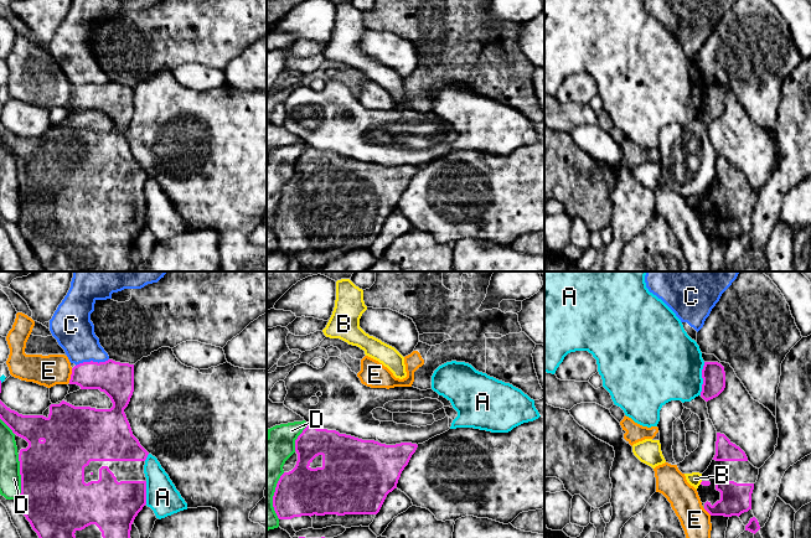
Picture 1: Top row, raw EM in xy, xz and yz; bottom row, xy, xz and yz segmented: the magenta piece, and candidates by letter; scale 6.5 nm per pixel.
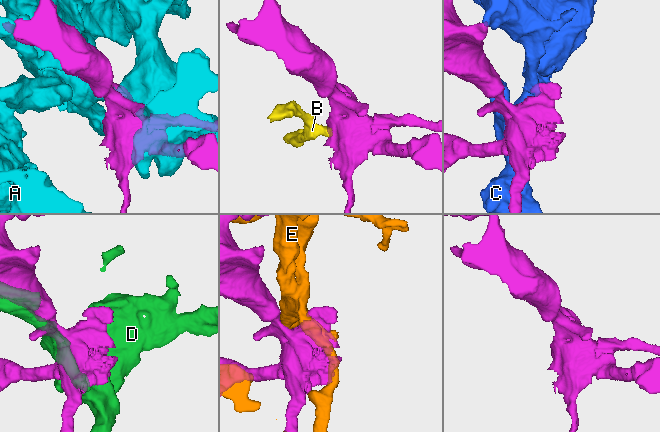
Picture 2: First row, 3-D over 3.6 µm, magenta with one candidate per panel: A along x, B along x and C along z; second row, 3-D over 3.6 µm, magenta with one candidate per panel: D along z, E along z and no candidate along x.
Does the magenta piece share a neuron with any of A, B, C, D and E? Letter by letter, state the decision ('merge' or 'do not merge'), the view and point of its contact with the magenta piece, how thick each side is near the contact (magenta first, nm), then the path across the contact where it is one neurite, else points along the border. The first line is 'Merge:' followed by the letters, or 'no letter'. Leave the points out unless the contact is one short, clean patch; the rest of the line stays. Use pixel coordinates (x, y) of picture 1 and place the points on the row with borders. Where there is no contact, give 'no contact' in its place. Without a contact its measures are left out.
Merge: no letter
A: do not merge; contact yz (702, 377); calibres 150 and 460 nm
B: do not merge; contact yz (701, 482); calibres 30 and 90 nm; border yz (702, 481), (700, 484)
C: do not merge; contact xy (92, 361); calibres 220 and 260 nm
D: do not merge; contact xy (21, 477); calibres 440 and 140 nm
E: do not merge; contact xy (71, 376); calibres 200 and 200 nm

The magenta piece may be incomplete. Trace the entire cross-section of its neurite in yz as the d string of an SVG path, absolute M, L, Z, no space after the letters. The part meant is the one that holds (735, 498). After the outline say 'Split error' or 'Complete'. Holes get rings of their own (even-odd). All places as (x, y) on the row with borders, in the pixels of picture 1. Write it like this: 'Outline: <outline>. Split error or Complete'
Outline: M717 433L716 455L697 488L704 509L711 516L724 517L748 512L758 475L759 469L748 461L745 452Z. Split error

